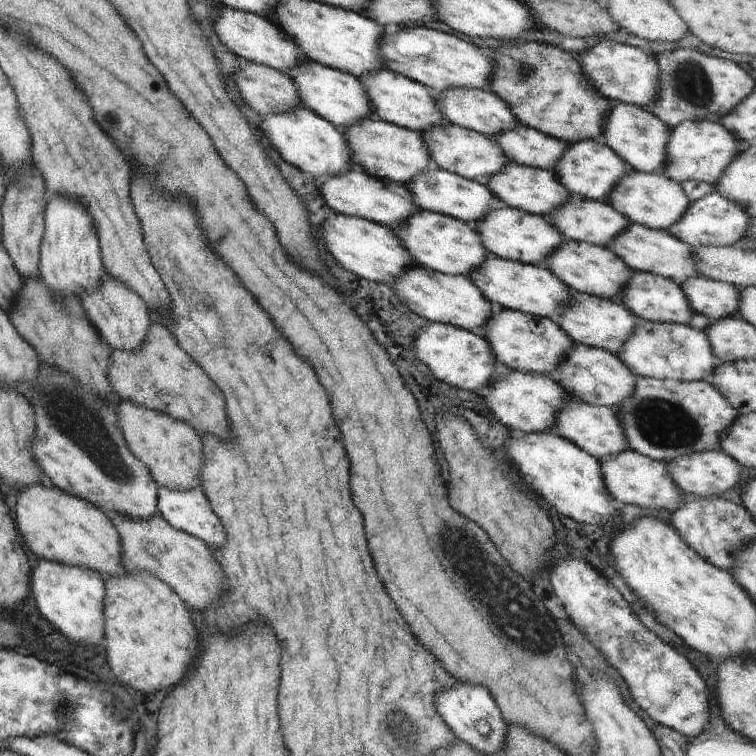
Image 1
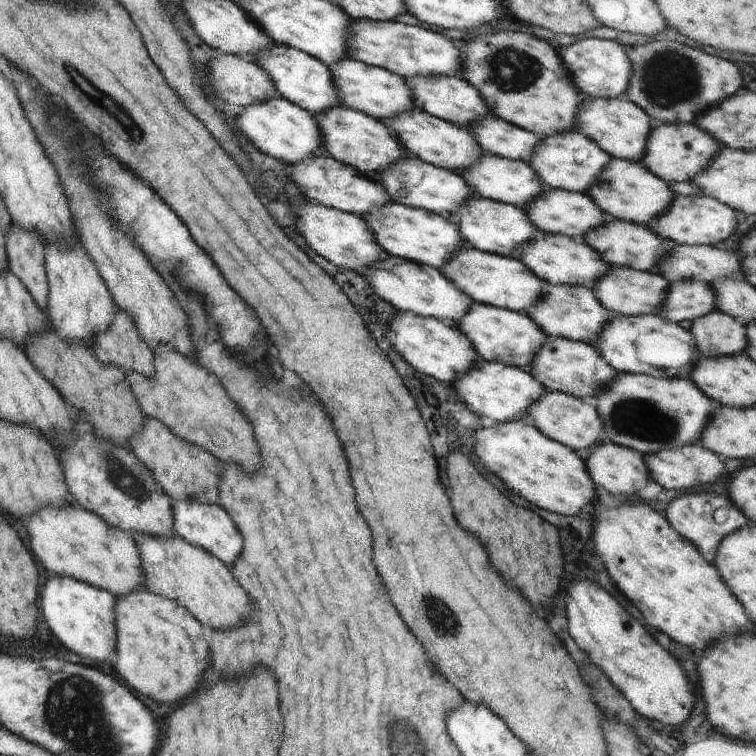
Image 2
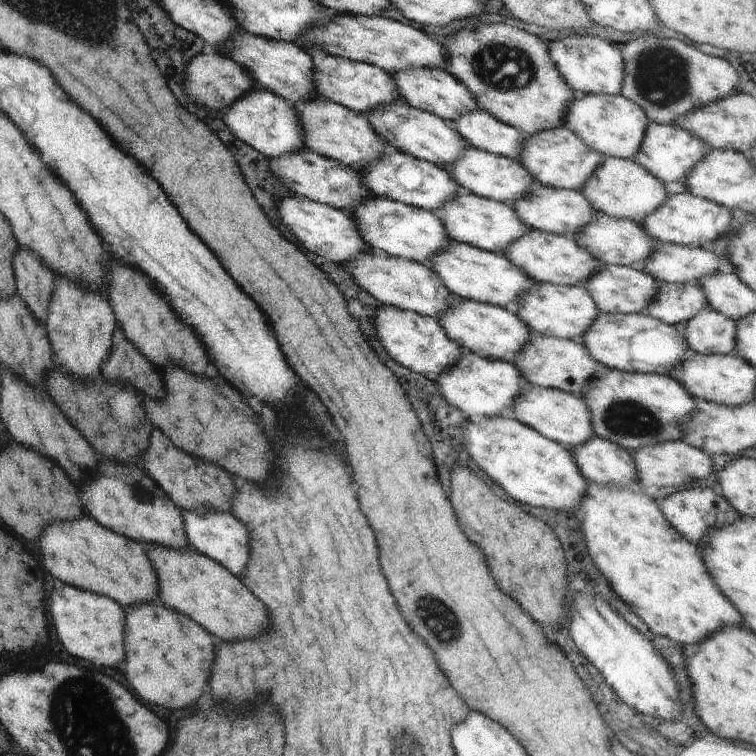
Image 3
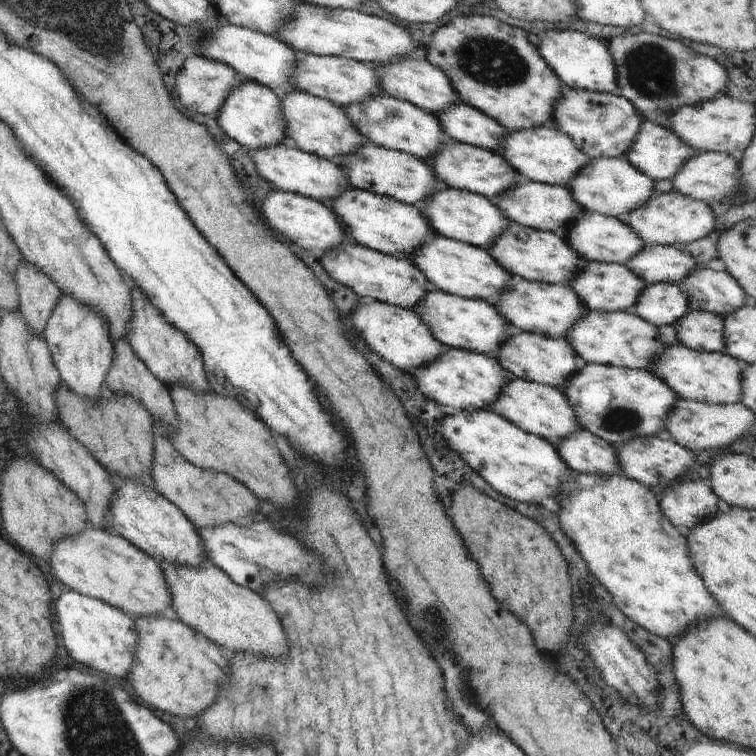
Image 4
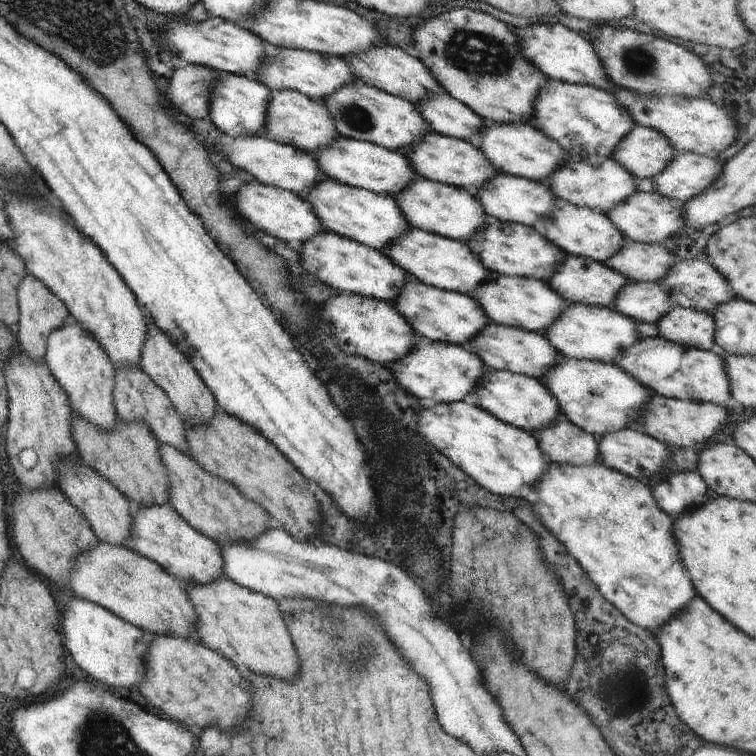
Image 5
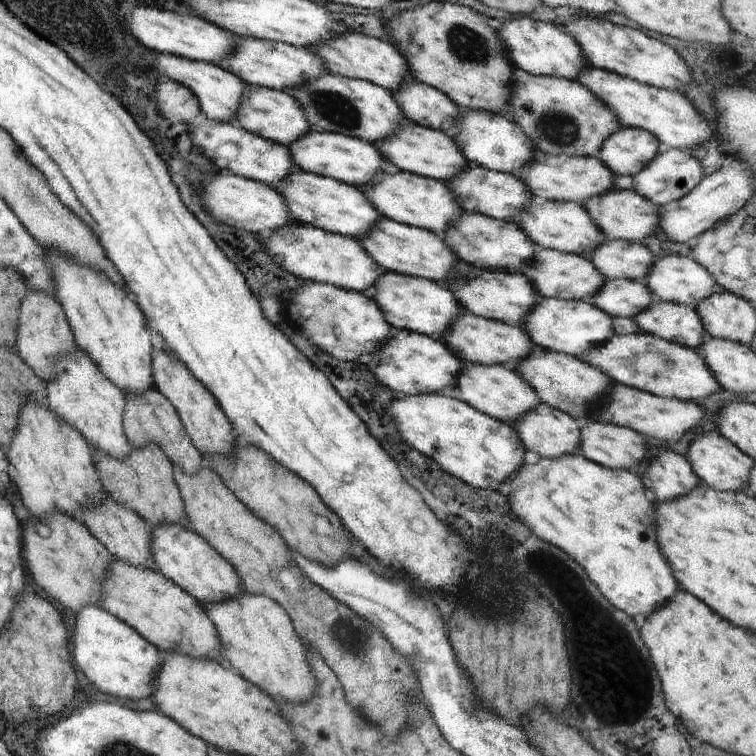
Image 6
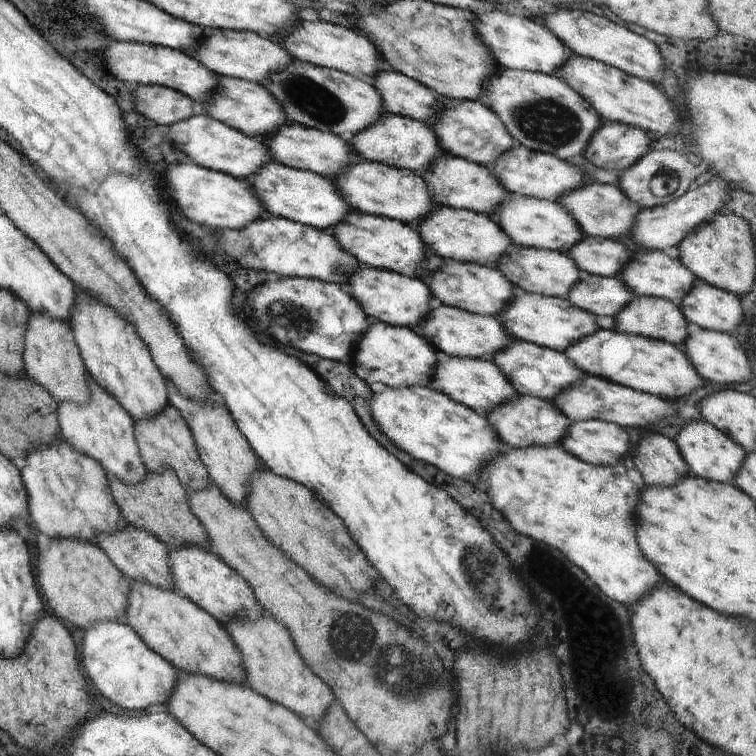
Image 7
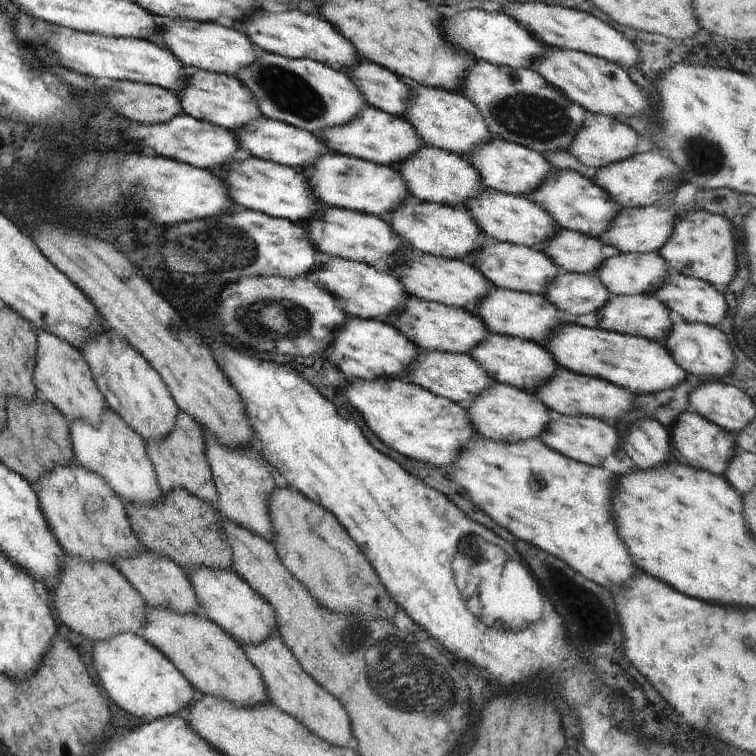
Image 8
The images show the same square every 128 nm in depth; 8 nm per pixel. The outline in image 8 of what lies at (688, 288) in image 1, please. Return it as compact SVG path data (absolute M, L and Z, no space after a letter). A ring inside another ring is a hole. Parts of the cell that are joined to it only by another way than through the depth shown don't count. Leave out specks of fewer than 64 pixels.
M563 270L548 284L545 296L569 319L600 312L610 297L610 292L598 278L598 272L570 273Z

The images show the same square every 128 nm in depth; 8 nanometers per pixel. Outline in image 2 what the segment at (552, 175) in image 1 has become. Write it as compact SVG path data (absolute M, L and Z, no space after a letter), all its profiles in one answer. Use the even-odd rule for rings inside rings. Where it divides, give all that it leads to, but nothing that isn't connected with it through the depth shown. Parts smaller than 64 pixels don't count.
M483 151L469 167L465 168L462 178L471 187L474 195L520 208L534 202L537 198L540 198L542 193L547 191L544 181L529 163L505 159L486 151Z

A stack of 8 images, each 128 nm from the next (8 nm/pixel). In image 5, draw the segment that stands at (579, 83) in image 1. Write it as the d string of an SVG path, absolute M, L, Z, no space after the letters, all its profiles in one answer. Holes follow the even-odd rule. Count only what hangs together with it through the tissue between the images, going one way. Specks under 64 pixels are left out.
M454 8L436 18L419 19L414 26L412 40L418 59L449 96L474 110L486 122L530 122L533 102L549 79L522 54L519 37L510 26L470 8Z

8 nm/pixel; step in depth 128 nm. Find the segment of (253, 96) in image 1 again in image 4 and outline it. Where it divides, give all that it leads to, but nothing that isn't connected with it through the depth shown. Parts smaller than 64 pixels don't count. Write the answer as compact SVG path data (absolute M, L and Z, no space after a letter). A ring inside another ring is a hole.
M196 52L186 58L182 70L176 76L176 94L186 108L204 114L204 116L214 116L216 119L226 98L236 86L241 84L241 81L242 78L228 64L210 60L200 52Z

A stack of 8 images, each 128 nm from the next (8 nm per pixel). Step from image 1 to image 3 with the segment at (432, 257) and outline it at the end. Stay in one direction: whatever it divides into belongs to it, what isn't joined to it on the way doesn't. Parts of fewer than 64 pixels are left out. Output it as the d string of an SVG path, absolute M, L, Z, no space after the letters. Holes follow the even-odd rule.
M369 194L356 204L351 204L344 212L352 216L360 238L368 242L374 251L378 250L393 257L414 259L427 266L429 257L437 253L442 245L450 240L435 212L407 205L388 197Z

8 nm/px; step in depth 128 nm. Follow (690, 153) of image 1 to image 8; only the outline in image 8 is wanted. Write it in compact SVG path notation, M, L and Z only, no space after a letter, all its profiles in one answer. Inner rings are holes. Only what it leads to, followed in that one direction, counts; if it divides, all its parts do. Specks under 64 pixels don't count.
M586 112L588 116L584 118L580 130L576 132L570 148L567 152L572 154L580 164L588 166L588 168L604 168L608 164L614 164L619 160L626 160L630 156L636 154L635 148L638 143L638 134L630 128L623 120L614 120L614 118L608 118L601 114L592 114L592 112Z

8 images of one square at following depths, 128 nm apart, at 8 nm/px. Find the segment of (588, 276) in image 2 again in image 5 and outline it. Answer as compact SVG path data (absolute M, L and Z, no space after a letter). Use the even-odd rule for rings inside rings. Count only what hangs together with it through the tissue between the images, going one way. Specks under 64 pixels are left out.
M488 215L484 220L484 228L467 244L493 275L542 280L546 283L552 278L556 264L562 262L564 255L554 242L544 238L539 228L497 221Z

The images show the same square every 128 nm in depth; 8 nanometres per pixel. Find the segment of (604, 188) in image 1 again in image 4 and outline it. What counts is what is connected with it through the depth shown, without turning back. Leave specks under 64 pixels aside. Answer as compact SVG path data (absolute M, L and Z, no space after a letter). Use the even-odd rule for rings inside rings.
M551 123L536 128L520 130L520 132L511 132L504 138L502 148L504 148L504 152L502 152L501 156L518 173L526 176L528 180L548 185L569 187L570 180L582 173L587 168L586 164L590 162L590 158L580 148L576 148L572 138L569 138L562 130L557 130Z

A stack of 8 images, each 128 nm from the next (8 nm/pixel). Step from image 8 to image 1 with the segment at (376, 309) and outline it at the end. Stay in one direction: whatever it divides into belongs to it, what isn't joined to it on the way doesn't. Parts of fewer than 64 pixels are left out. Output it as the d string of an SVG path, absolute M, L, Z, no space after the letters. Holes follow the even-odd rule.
M500 307L492 308L490 316L479 332L488 341L498 365L530 374L553 376L564 353L574 344L555 319Z

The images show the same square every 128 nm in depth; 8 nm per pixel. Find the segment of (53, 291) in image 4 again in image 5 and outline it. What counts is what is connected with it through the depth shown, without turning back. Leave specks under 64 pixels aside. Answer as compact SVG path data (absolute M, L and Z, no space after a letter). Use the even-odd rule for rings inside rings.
M28 274L20 280L20 285L17 289L18 311L19 311L19 324L17 329L17 342L19 343L20 350L25 356L30 356L32 360L40 362L44 359L46 354L46 340L50 332L54 328L60 328L71 319L68 308L64 306L64 302L54 296L48 286L44 282L40 282L38 278Z

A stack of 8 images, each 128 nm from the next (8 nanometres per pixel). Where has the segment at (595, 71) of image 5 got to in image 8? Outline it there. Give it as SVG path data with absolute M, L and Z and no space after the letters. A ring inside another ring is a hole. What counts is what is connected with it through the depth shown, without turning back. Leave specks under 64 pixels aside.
M483 9L462 10L450 18L444 19L444 33L448 42L470 52L477 59L497 66L514 69L531 67L540 56L544 58L546 50L543 42L528 32L528 28L520 26L518 20L512 20L506 12L485 12Z

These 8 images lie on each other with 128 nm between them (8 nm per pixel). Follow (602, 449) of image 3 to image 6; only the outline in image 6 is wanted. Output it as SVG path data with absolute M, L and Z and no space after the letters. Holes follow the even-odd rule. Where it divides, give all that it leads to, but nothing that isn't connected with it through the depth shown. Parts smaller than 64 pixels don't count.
M538 404L538 408L532 408L532 412L528 412L526 416L522 416L518 422L511 425L516 430L520 442L523 442L526 451L535 452L542 458L560 458L566 454L579 453L581 450L582 425L568 414L551 408L548 404Z

